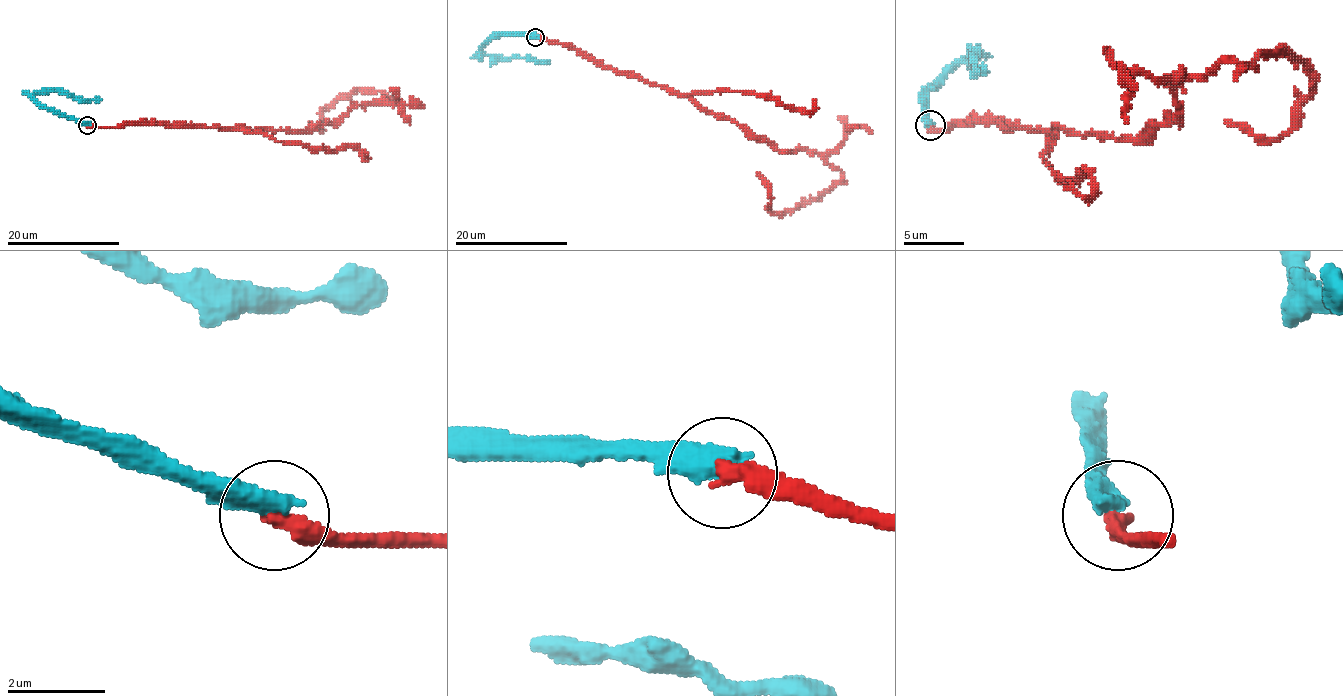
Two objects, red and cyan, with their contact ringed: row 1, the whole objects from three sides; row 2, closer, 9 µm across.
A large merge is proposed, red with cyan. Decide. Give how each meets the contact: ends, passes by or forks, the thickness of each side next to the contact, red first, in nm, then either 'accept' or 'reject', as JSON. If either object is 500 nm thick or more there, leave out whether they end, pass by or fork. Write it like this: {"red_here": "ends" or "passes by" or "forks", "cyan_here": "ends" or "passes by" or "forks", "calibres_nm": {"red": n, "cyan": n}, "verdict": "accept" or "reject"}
{"calibres_nm": {"red": 380, "cyan": 500}, "verdict": "reject"}

